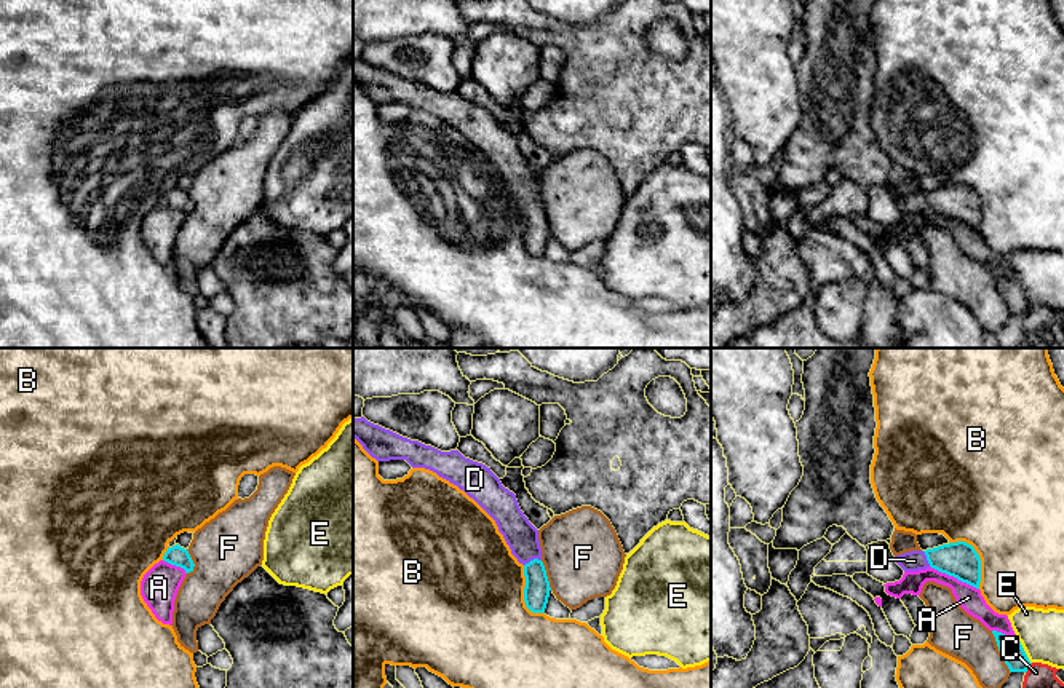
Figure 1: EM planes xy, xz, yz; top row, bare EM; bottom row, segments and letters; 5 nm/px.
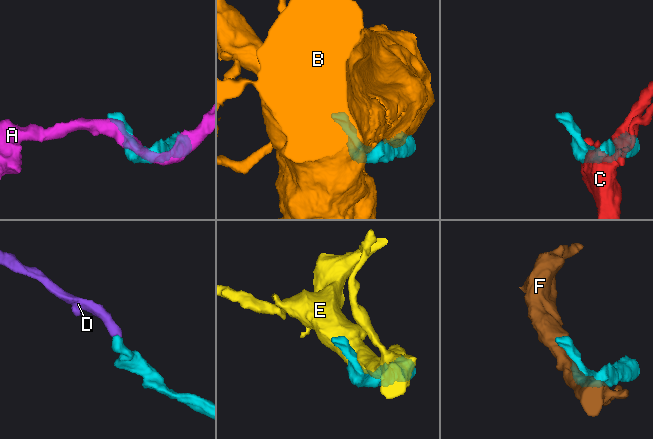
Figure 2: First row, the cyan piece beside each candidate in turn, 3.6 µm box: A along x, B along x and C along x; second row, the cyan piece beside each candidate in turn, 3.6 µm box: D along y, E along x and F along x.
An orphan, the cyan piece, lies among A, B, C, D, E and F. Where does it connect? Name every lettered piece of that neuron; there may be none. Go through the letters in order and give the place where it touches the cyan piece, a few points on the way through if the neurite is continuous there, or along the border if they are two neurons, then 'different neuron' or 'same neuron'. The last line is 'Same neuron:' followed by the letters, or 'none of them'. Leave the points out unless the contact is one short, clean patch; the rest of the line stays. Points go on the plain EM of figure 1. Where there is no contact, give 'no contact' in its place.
A: meets cyan in yz at (954, 219); different neuron
B: meets cyan in yz at (978, 198); different neuron
C: meets cyan in yz at (1028, 310); different neuron
D: meets cyan in xz at (534, 201); runs through xz (537, 230), (534, 201), (521, 179); same neuron
E: meets cyan in yz at (1023, 292); different neuron
F: meets cyan in yz at (999, 292); different neuron
Same neuron: D

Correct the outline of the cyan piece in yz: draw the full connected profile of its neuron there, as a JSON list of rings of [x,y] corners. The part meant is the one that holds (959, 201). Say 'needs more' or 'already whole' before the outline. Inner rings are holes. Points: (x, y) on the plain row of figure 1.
needs more | [[[965,184],[943,187],[927,193],[911,193],[895,198],[904,214],[919,214],[928,209],[957,220],[979,231],[981,201],[975,190]]]

